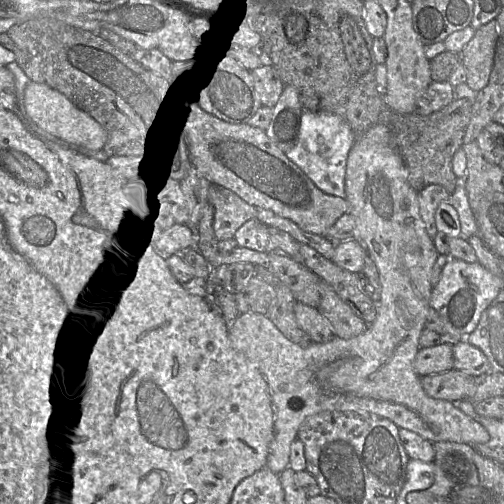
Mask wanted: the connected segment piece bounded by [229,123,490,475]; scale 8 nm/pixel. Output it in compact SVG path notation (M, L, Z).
M375 124L356 135L346 160L344 188L347 212L355 222L353 238L364 247L378 272L381 293L376 303L374 321L356 337L343 339L333 336L328 342L310 343L308 346L300 346L288 340L266 314L252 311L239 313L229 325L233 347L256 365L269 386L274 412L274 435L265 467L278 475L289 467L291 444L297 439L303 421L322 411L371 412L388 418L399 428L413 431L432 443L450 441L479 445L487 444L490 440L486 428L461 411L456 403L428 396L422 387L421 377L413 368L420 349L419 337L430 308L433 288L430 273L439 254L426 233L419 214L417 192L407 181L405 165L386 124Z

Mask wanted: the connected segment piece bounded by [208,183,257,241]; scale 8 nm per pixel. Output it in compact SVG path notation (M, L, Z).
M216 183L208 184L208 202L214 208L213 230L217 241L232 239L238 228L257 214L255 206Z

